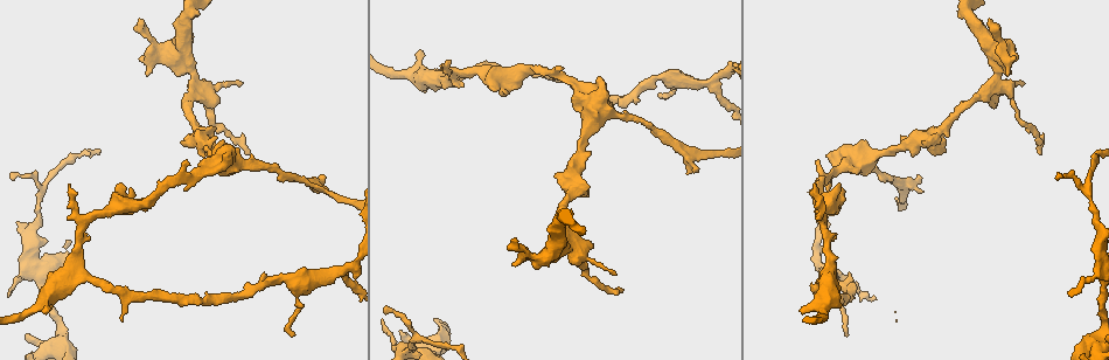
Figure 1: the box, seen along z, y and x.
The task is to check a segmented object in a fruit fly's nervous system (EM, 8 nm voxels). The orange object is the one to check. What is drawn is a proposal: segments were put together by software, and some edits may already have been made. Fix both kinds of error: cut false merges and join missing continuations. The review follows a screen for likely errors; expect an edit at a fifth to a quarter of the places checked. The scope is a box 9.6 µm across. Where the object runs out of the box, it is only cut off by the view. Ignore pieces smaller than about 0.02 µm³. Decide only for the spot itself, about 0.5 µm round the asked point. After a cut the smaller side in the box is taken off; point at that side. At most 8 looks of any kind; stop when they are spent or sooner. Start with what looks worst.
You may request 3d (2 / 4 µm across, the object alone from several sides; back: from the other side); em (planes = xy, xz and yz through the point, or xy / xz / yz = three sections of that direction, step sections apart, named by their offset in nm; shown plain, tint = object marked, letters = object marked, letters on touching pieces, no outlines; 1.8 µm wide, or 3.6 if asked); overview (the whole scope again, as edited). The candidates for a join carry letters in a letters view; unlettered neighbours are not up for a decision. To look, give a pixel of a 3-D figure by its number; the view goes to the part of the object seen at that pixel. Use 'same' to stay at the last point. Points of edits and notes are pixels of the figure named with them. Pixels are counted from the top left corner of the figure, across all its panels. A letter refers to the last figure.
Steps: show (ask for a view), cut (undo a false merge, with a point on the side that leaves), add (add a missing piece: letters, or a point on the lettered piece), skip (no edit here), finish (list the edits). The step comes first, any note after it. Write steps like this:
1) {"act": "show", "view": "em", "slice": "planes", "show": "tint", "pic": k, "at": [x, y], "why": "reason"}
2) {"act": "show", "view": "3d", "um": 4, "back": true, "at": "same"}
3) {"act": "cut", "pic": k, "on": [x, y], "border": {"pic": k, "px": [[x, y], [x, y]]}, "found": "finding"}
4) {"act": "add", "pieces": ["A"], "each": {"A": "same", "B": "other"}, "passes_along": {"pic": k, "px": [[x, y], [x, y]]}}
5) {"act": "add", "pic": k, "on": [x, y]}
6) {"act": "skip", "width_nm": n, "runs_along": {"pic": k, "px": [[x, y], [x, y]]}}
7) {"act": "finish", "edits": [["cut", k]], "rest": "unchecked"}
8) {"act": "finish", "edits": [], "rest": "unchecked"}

{"act": "show", "view": "em", "slice": "planes", "show": "letters", "pic": 1, "at": [996, 87], "why": "a fork"}

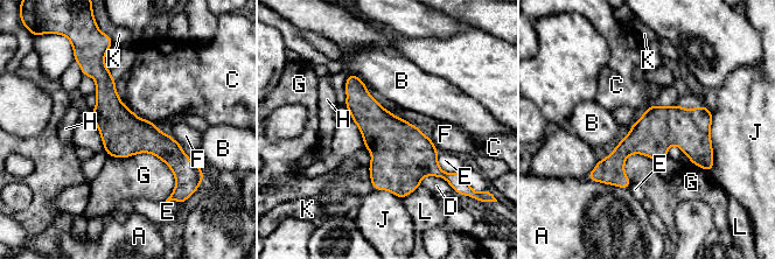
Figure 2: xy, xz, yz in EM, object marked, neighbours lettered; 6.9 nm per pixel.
{"act": "skip", "each": {"A": "other", "B": "other", "C": "other", "D": "other", "E": "other", "F": "other", "G": "other", "H": "other", "J": "other", "K": "other", "L": "other"}, "runs_along": {"pic": 2, "px": [[90, 70], [177, 176]]}, "found": "one neuron here"}

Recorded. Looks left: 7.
{"act": "show", "view": "em", "slice": "xy", "step": 4, "show": "tint", "pic": 1, "at": [572, 183], "why": "arms part here"}

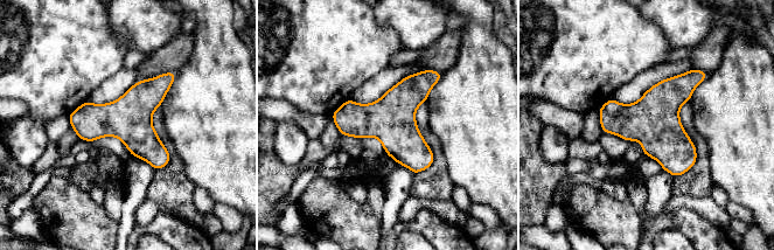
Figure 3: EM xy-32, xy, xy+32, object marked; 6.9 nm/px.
{"act": "show", "view": "em", "slice": "planes", "show": "letters", "at": "same"}

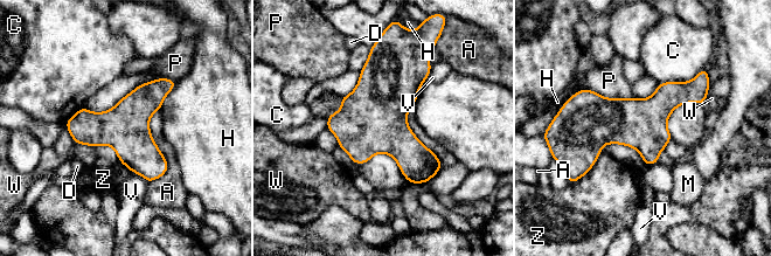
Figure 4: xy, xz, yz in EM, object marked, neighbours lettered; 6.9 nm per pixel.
{"act": "skip", "each": {"A": "other", "C": "other", "D": "other", "H": "other", "M": "other", "P": "other", "V": "other", "W": "other", "Z": "other"}, "found": "continuous, no second neuron"}

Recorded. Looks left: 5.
{"act": "show", "view": "3d", "um": 2, "back": true, "pic": 1, "at": [337, 274], "why": "arms part here"}

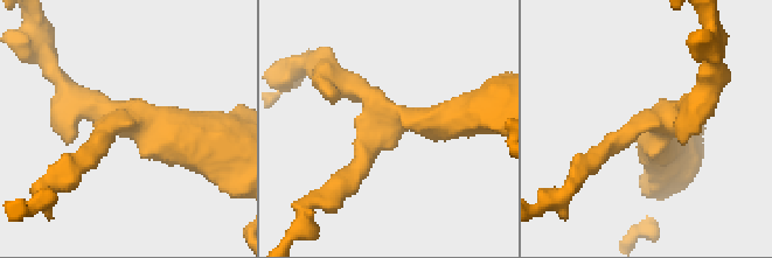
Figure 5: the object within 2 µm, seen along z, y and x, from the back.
{"act": "show", "view": "em", "slice": "planes", "show": "tint", "pic": 5, "at": [661, 122], "why": "now the EM"}

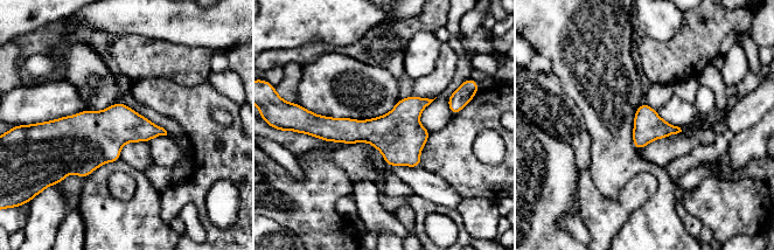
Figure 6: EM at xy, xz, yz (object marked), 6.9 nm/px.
{"act": "show", "view": "em", "slice": "planes", "show": "letters", "at": "same"}

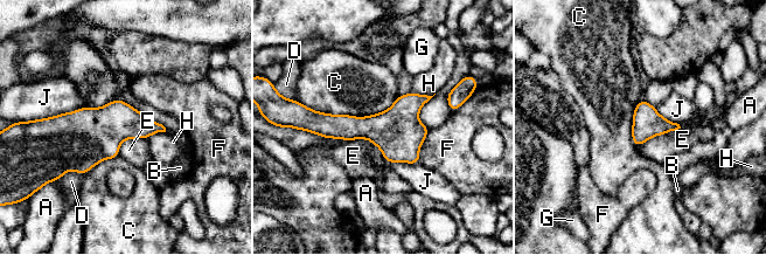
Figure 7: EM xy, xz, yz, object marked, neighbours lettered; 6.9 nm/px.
{"act": "skip", "each": {"A": "other", "B": "other", "C": "other", "D": "other", "E": "other", "F": "other", "G": "other", "H": "other", "J": "other"}, "found": "one neuron here"}

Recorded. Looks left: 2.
{"act": "finish", "edits": [], "rest": "unchecked"}

